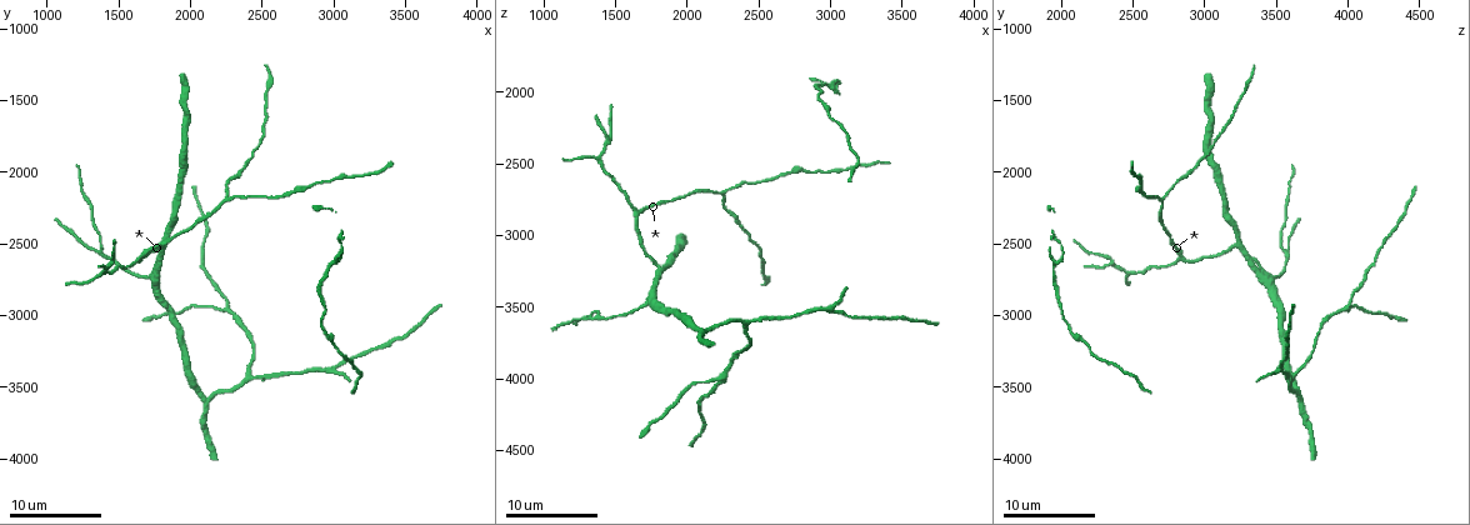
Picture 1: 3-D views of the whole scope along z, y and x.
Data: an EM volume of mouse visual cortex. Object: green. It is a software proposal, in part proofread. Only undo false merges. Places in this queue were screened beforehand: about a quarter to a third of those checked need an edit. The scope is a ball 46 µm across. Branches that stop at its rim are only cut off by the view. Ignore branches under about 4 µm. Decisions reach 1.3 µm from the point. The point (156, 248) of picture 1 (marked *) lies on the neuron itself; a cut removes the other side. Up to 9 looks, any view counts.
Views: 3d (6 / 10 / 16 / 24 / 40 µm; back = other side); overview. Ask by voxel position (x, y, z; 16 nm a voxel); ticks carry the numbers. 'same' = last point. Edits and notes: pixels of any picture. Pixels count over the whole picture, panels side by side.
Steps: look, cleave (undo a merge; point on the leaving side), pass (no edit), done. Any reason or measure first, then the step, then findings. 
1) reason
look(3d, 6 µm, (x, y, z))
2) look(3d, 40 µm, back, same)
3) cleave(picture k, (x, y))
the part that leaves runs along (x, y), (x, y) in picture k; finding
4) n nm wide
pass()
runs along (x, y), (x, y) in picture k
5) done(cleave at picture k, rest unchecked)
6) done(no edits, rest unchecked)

three-way junction
look(3d, 6 µm, (2260, 2180, 2720))

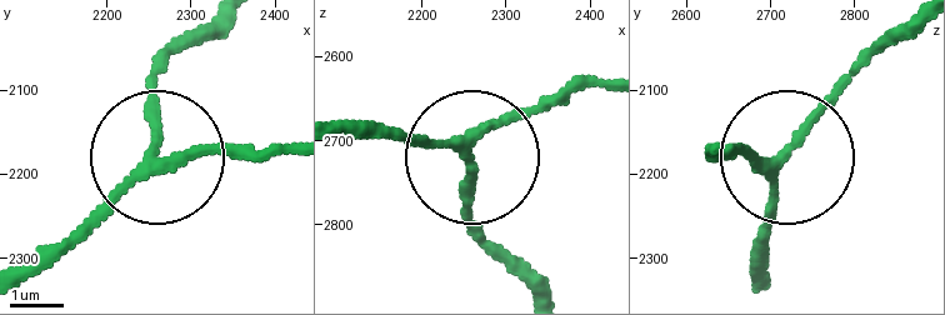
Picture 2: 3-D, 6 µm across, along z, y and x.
look(3d, 6 µm, back, (2255, 2185, 2700))

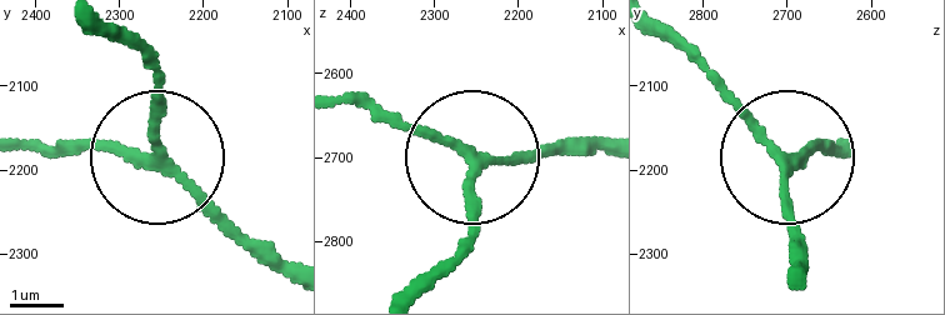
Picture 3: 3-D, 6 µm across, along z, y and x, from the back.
180 nm wide
pass()
runs along (794, 281), (785, 155), (690, 61) in picture 3; continuous, no second neuron

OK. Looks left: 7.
three-way junction
look(3d, 6 µm, (2120, 3580, 3640))

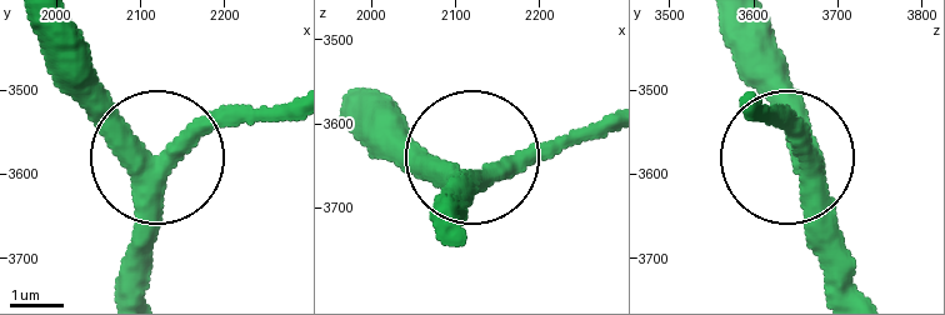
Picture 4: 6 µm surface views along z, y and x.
look(3d, 6 µm, back, (2135, 3585, 3665))

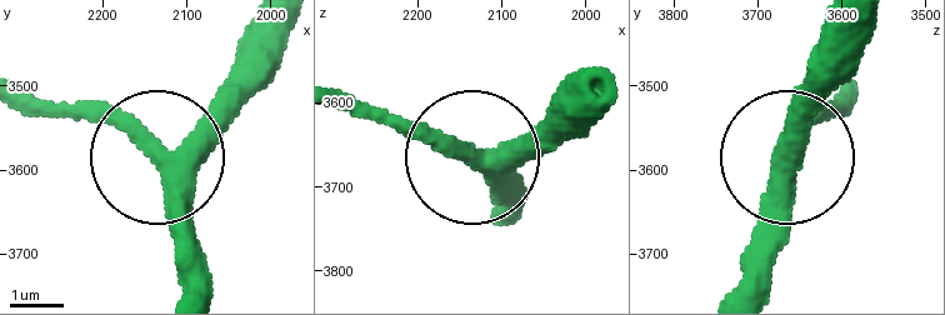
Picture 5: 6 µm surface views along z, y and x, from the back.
3 arms
pass()
continuous, no second neuron

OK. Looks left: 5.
three-way junction
look(3d, 16 µm, (2400, 3400, 3620))

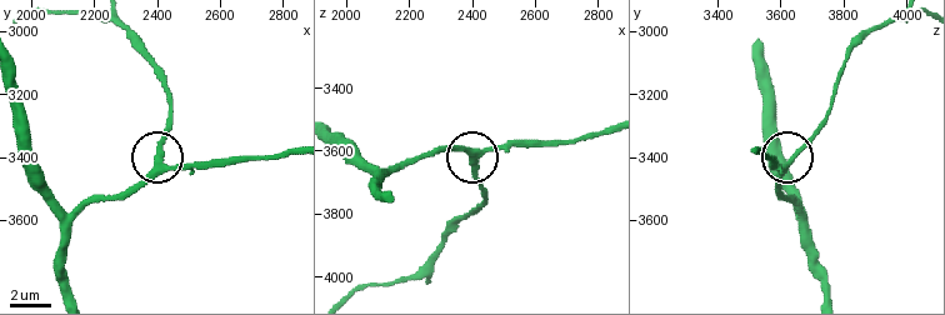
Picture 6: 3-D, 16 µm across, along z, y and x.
270 nm wide
pass()
runs along (20, 155), (71, 210), (133, 189), (158, 161), (201, 165) in picture 6; continuous, no second neuron

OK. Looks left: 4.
three arms meet
look(3d, 10 µm, (1640, 2600, 2840))

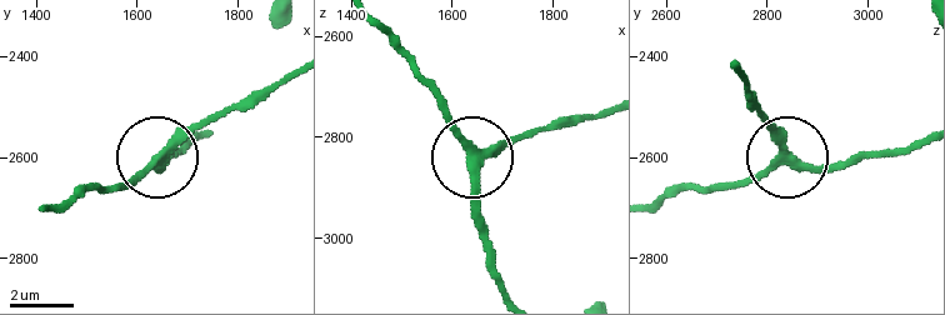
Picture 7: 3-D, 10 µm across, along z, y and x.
from behind
look(3d, 10 µm, back, (1640, 2610, 2835))

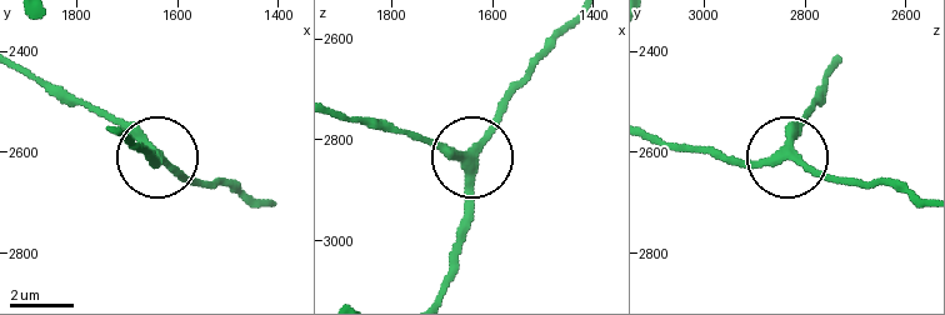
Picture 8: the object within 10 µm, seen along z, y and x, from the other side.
3 arms
pass()
runs along (98, 116), (120, 119), (174, 170), (205, 186) in picture 8; all the same neuron

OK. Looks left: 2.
three-way junction
look(3d, 6 µm, (1380, 2560, 3560))

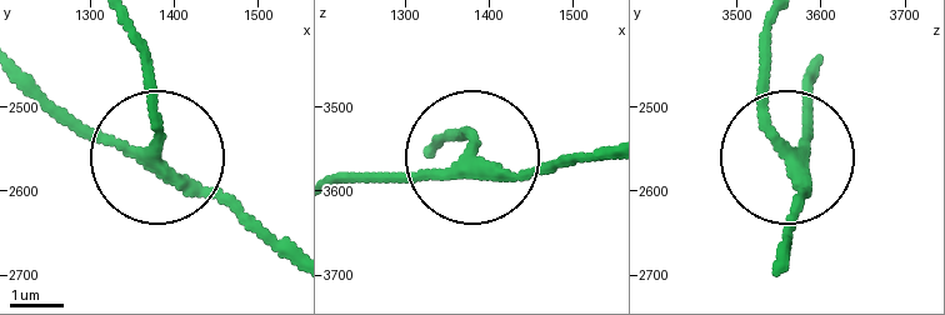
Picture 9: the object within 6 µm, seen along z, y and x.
look(3d, 6 µm, back, (1375, 2555, 3560))

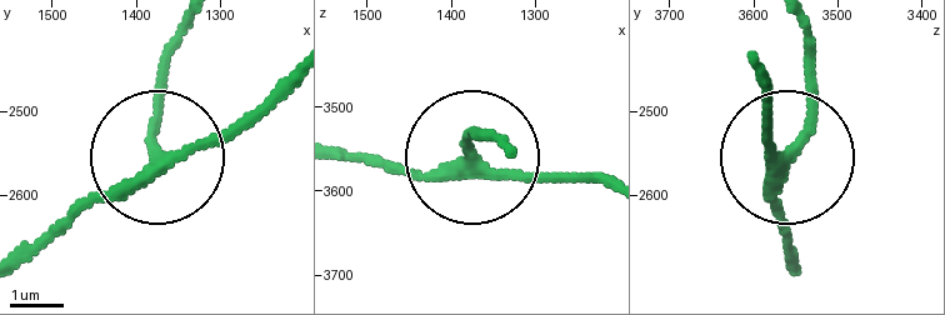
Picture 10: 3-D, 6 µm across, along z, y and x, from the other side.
210 nm wide
pass()
runs along (335, 149), (604, 180) in picture 10; all the same neuron

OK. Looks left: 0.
done(no edits, rest unchecked)

